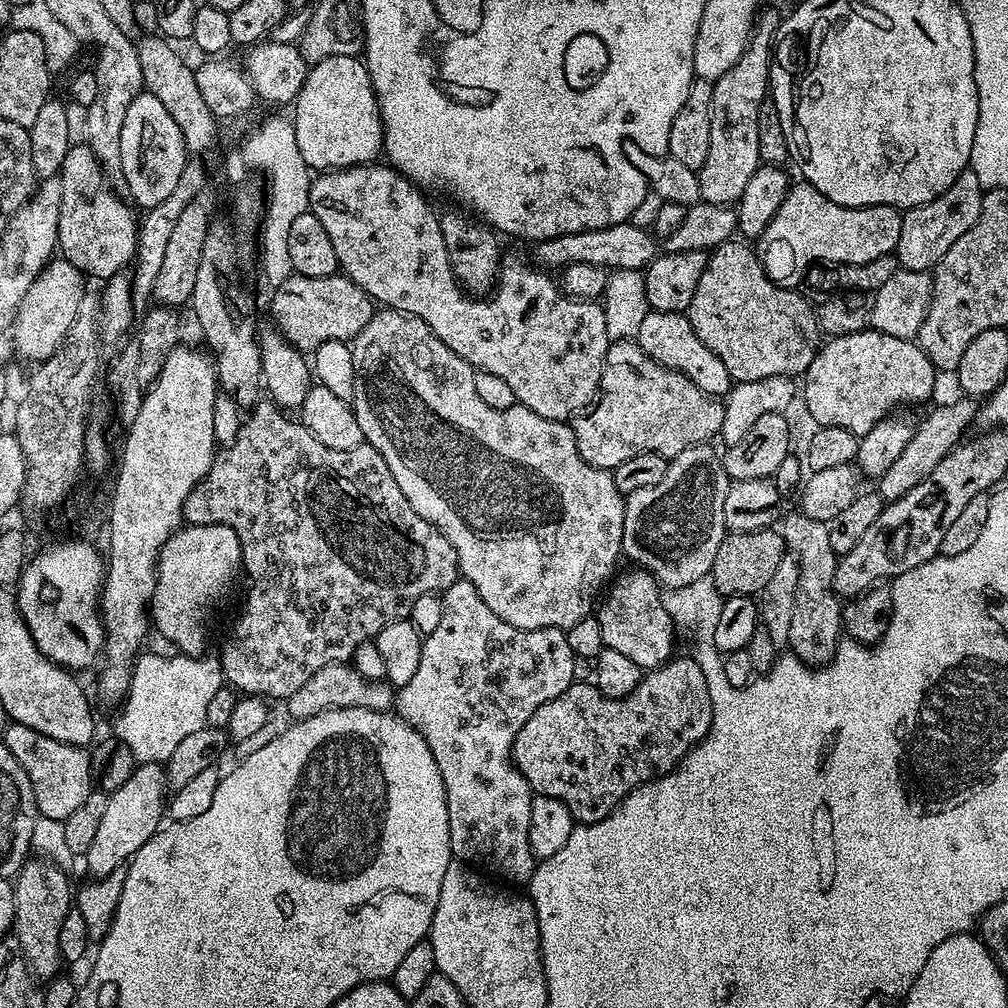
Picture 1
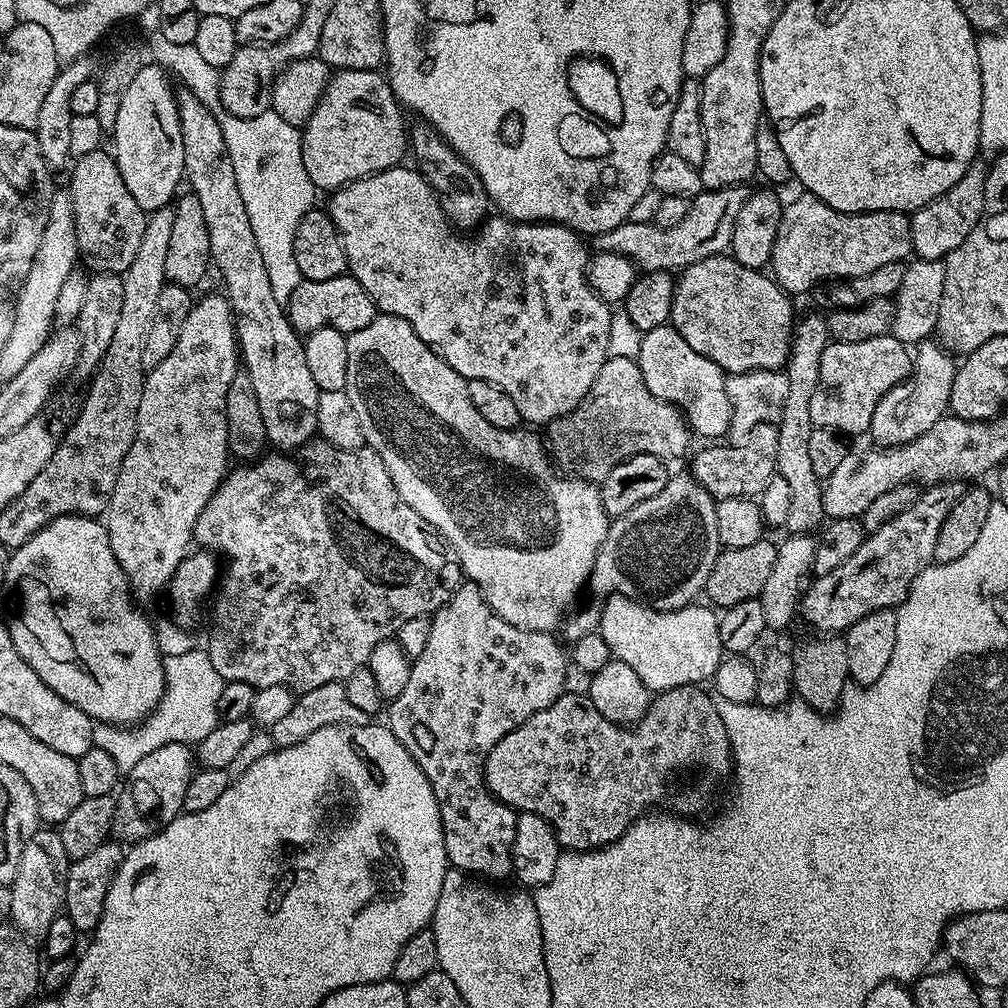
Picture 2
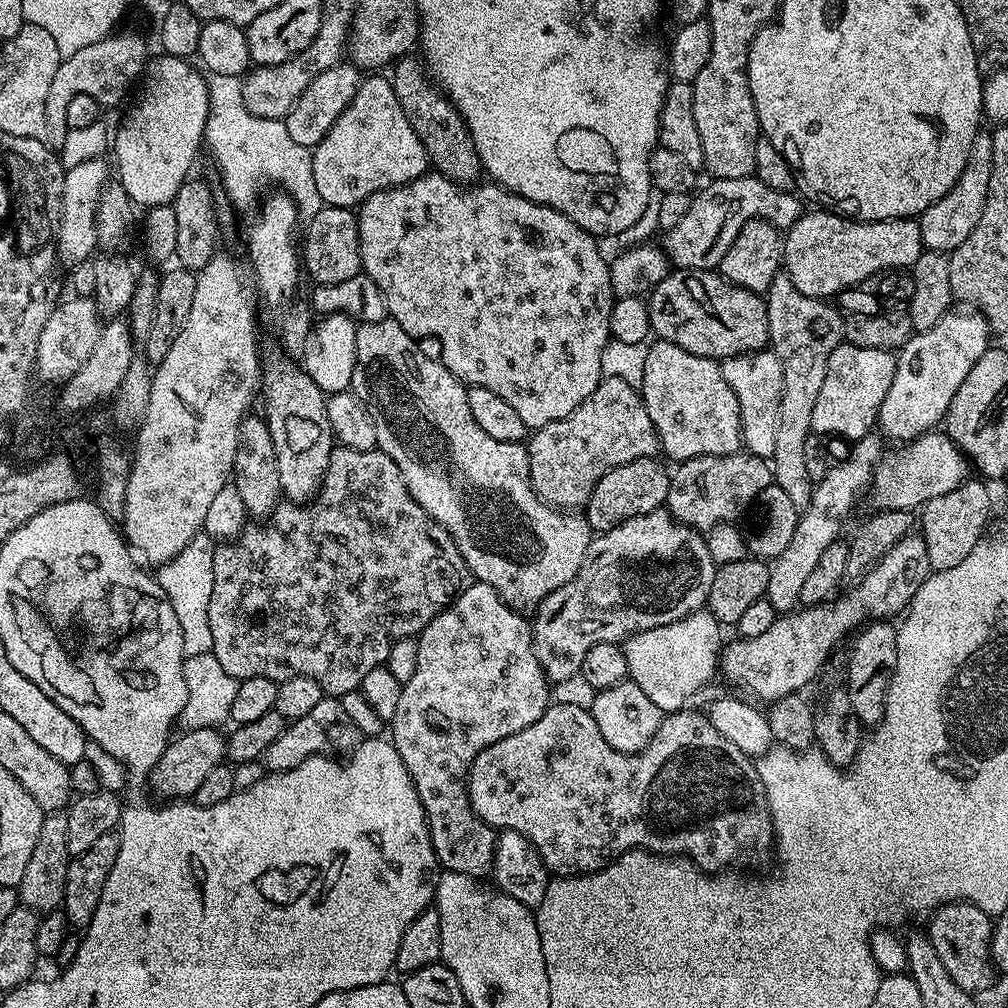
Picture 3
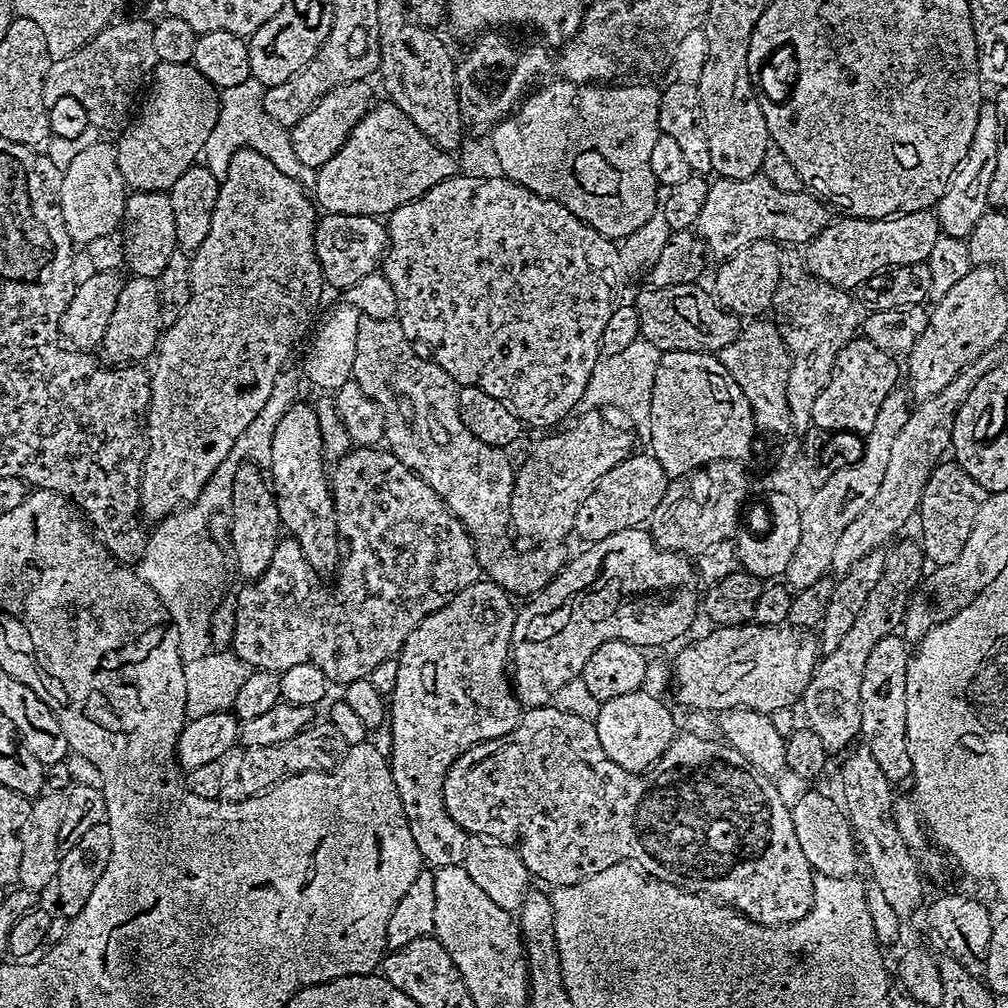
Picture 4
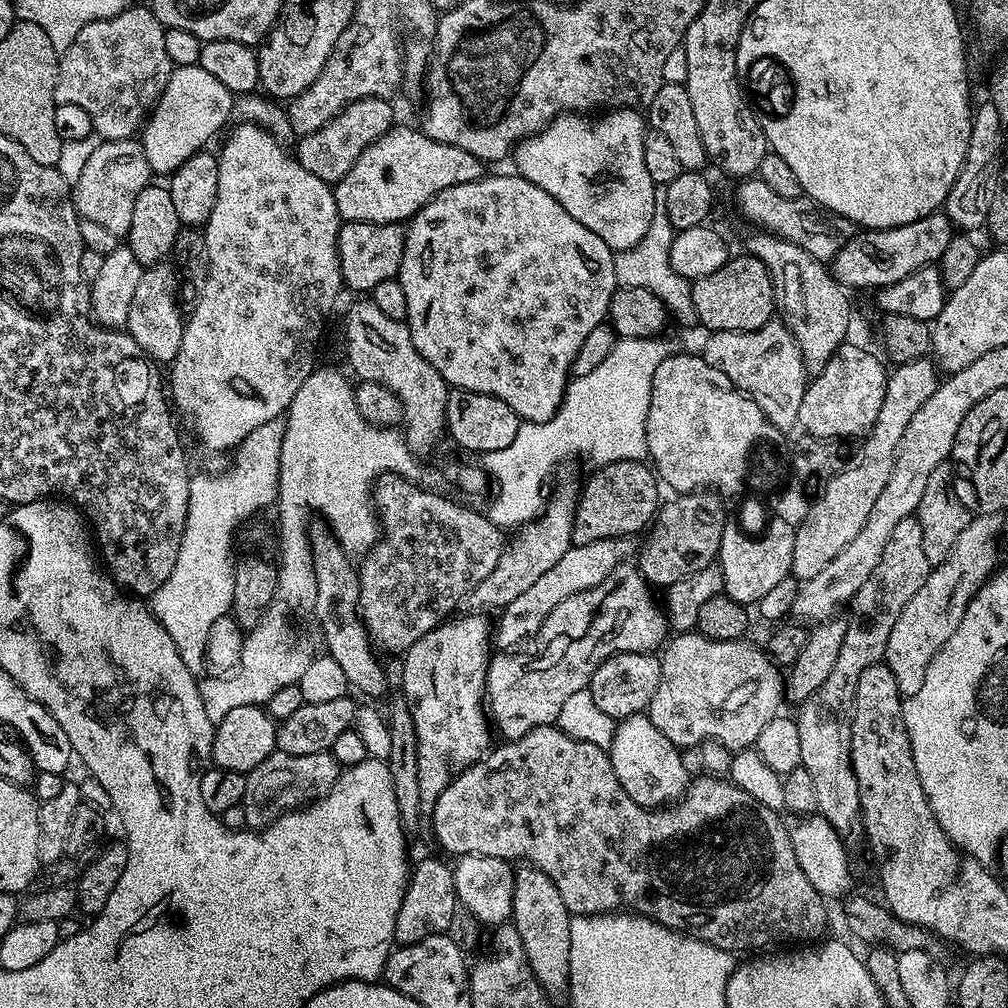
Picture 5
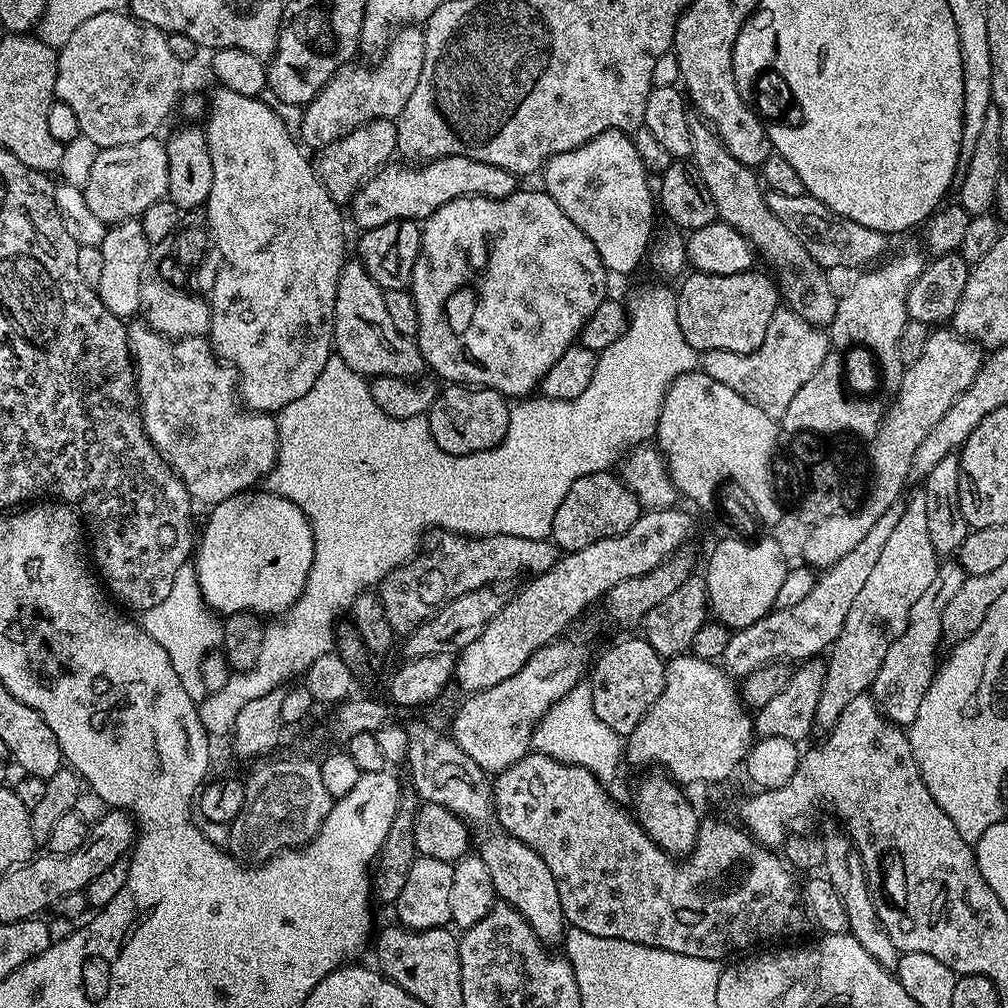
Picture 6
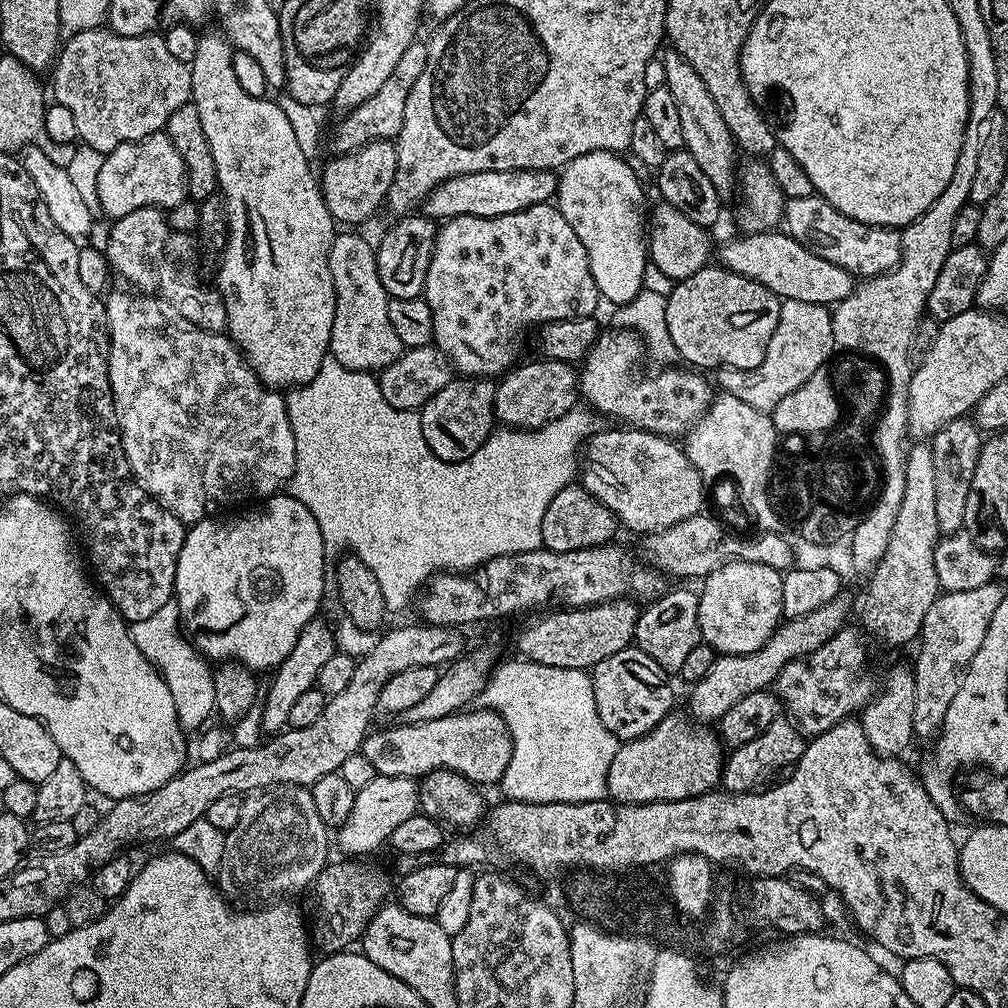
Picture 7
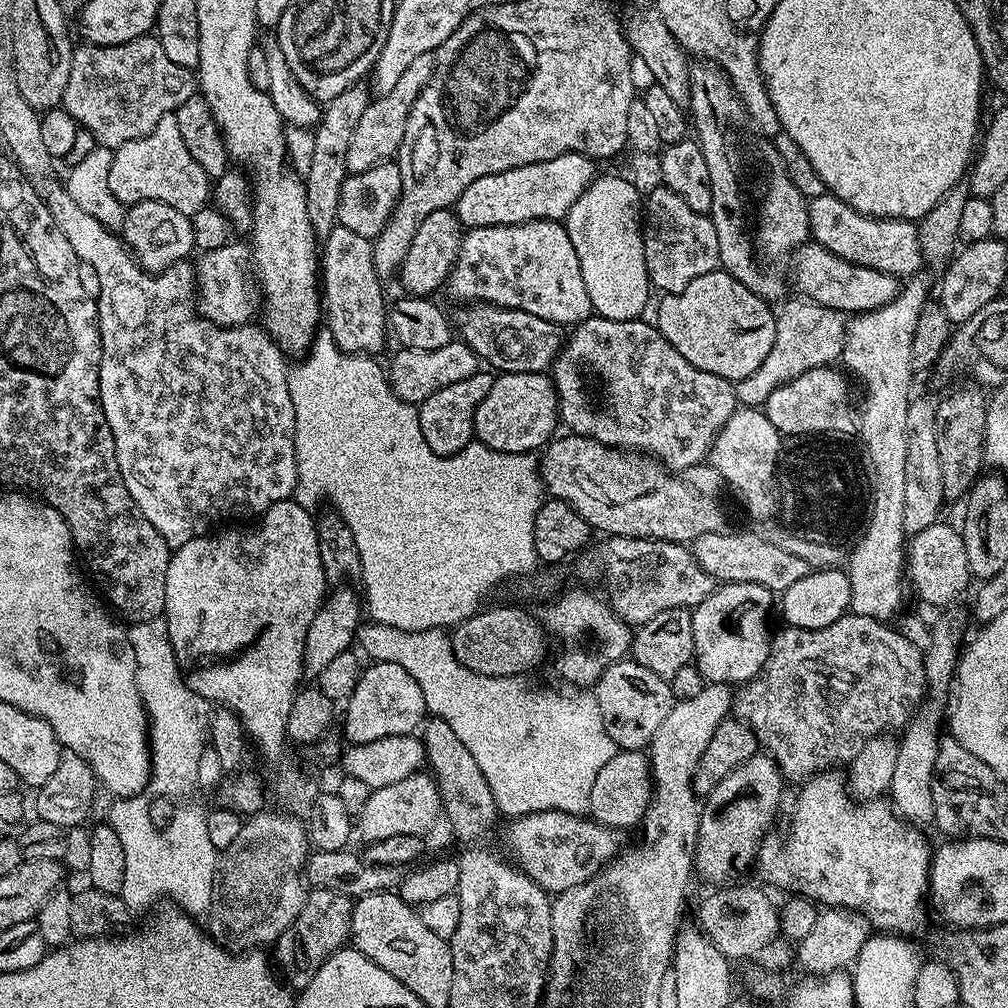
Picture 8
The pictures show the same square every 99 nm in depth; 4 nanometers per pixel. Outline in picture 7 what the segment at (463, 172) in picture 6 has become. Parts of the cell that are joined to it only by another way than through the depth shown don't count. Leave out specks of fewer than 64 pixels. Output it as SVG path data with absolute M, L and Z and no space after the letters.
M486 170L478 174L460 174L433 188L422 201L423 215L443 222L455 216L481 216L494 218L514 214L535 204L547 204L555 197L558 176L555 171L531 172L530 170Z

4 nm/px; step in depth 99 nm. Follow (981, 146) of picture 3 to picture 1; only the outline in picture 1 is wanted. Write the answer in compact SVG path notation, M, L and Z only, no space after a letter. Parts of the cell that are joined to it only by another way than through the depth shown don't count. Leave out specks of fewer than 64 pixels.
M966 170L956 179L954 186L950 186L946 194L934 198L934 202L907 209L902 215L902 234L898 234L894 253L897 265L915 272L935 269L942 254L946 254L946 250L950 250L950 246L954 246L954 242L958 242L974 222L978 222L984 194L985 189L981 188L976 175Z

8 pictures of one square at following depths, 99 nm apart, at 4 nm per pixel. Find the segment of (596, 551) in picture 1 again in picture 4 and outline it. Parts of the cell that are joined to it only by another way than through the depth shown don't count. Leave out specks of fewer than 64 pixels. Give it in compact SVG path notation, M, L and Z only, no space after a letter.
M361 315L358 322L358 347L354 353L354 374L352 379L362 386L368 397L374 398L384 415L384 438L387 447L411 472L418 474L449 510L462 522L464 529L472 540L476 557L480 563L481 573L492 580L513 597L531 598L551 582L561 571L562 560L556 550L540 546L535 550L519 552L512 548L514 529L512 526L512 491L516 474L514 464L508 461L508 452L495 448L470 434L462 414L458 410L460 388L455 380L437 366L435 360L427 355L419 356L415 352L413 341L406 338L400 321L379 320Z

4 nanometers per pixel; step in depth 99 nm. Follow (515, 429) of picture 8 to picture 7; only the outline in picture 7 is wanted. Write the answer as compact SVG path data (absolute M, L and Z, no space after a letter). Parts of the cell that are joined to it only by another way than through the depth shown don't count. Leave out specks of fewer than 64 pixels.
M539 358L529 364L520 362L499 377L496 384L494 410L497 421L510 428L535 430L554 422L577 407L580 396L580 377L572 364L562 360Z

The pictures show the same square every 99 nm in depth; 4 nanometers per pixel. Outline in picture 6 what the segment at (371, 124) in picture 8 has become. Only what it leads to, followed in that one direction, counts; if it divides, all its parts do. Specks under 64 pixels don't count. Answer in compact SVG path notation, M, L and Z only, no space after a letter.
M405 26L399 29L391 37L384 54L376 68L359 68L356 62L345 64L310 103L303 105L298 140L305 149L325 148L330 146L330 142L353 132L360 124L371 120L395 120L402 114L402 106L406 106L410 94L414 94L414 86L418 86L418 74L422 74L426 54L423 27Z

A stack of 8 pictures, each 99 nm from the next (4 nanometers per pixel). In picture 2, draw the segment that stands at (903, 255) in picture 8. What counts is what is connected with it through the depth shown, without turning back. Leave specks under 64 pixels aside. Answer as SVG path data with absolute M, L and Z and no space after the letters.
M744 186L701 190L691 197L690 210L686 213L686 218L678 222L678 226L663 228L655 222L634 222L627 219L623 224L614 226L614 230L595 233L590 244L598 252L629 256L641 273L675 273L688 268L694 262L702 262L702 258L721 255L731 245L734 221L738 218L742 202L746 202L748 194L749 189Z

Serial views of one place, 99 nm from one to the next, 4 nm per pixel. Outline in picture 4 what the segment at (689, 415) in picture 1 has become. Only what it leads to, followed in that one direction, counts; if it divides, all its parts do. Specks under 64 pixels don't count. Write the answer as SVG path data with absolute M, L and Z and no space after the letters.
M572 424L561 427L559 430L553 431L551 434L544 434L540 441L532 448L532 453L524 460L524 465L515 469L516 481L514 482L514 490L512 491L512 526L517 537L520 536L525 540L528 546L556 546L559 540L570 537L576 531L576 515L578 514L578 506L582 506L582 502L586 502L586 494L590 494L590 490L594 490L594 486L598 482L598 478L602 478L602 474L606 474L606 470L614 470L614 466L618 466L618 462L622 462L633 451L632 436L628 432L619 432L616 428L603 428L600 424Z

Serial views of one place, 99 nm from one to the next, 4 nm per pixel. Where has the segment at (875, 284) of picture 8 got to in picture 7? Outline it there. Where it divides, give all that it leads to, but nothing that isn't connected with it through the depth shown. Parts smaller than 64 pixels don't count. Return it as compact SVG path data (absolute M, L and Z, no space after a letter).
M769 230L736 235L740 236L726 241L721 248L719 245L719 263L734 274L757 280L759 284L766 286L766 290L780 297L781 301L797 300L834 306L851 294L854 287L851 272L842 270L842 266L834 262L826 262L826 258L818 258L818 254L806 250L806 246L799 244L787 231Z

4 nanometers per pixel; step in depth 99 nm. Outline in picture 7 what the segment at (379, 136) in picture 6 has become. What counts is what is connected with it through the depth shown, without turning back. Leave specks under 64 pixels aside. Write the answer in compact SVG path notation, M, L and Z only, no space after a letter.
M372 140L366 146L348 153L339 153L320 172L323 200L333 221L344 226L360 226L387 199L397 169L395 143L391 140Z

